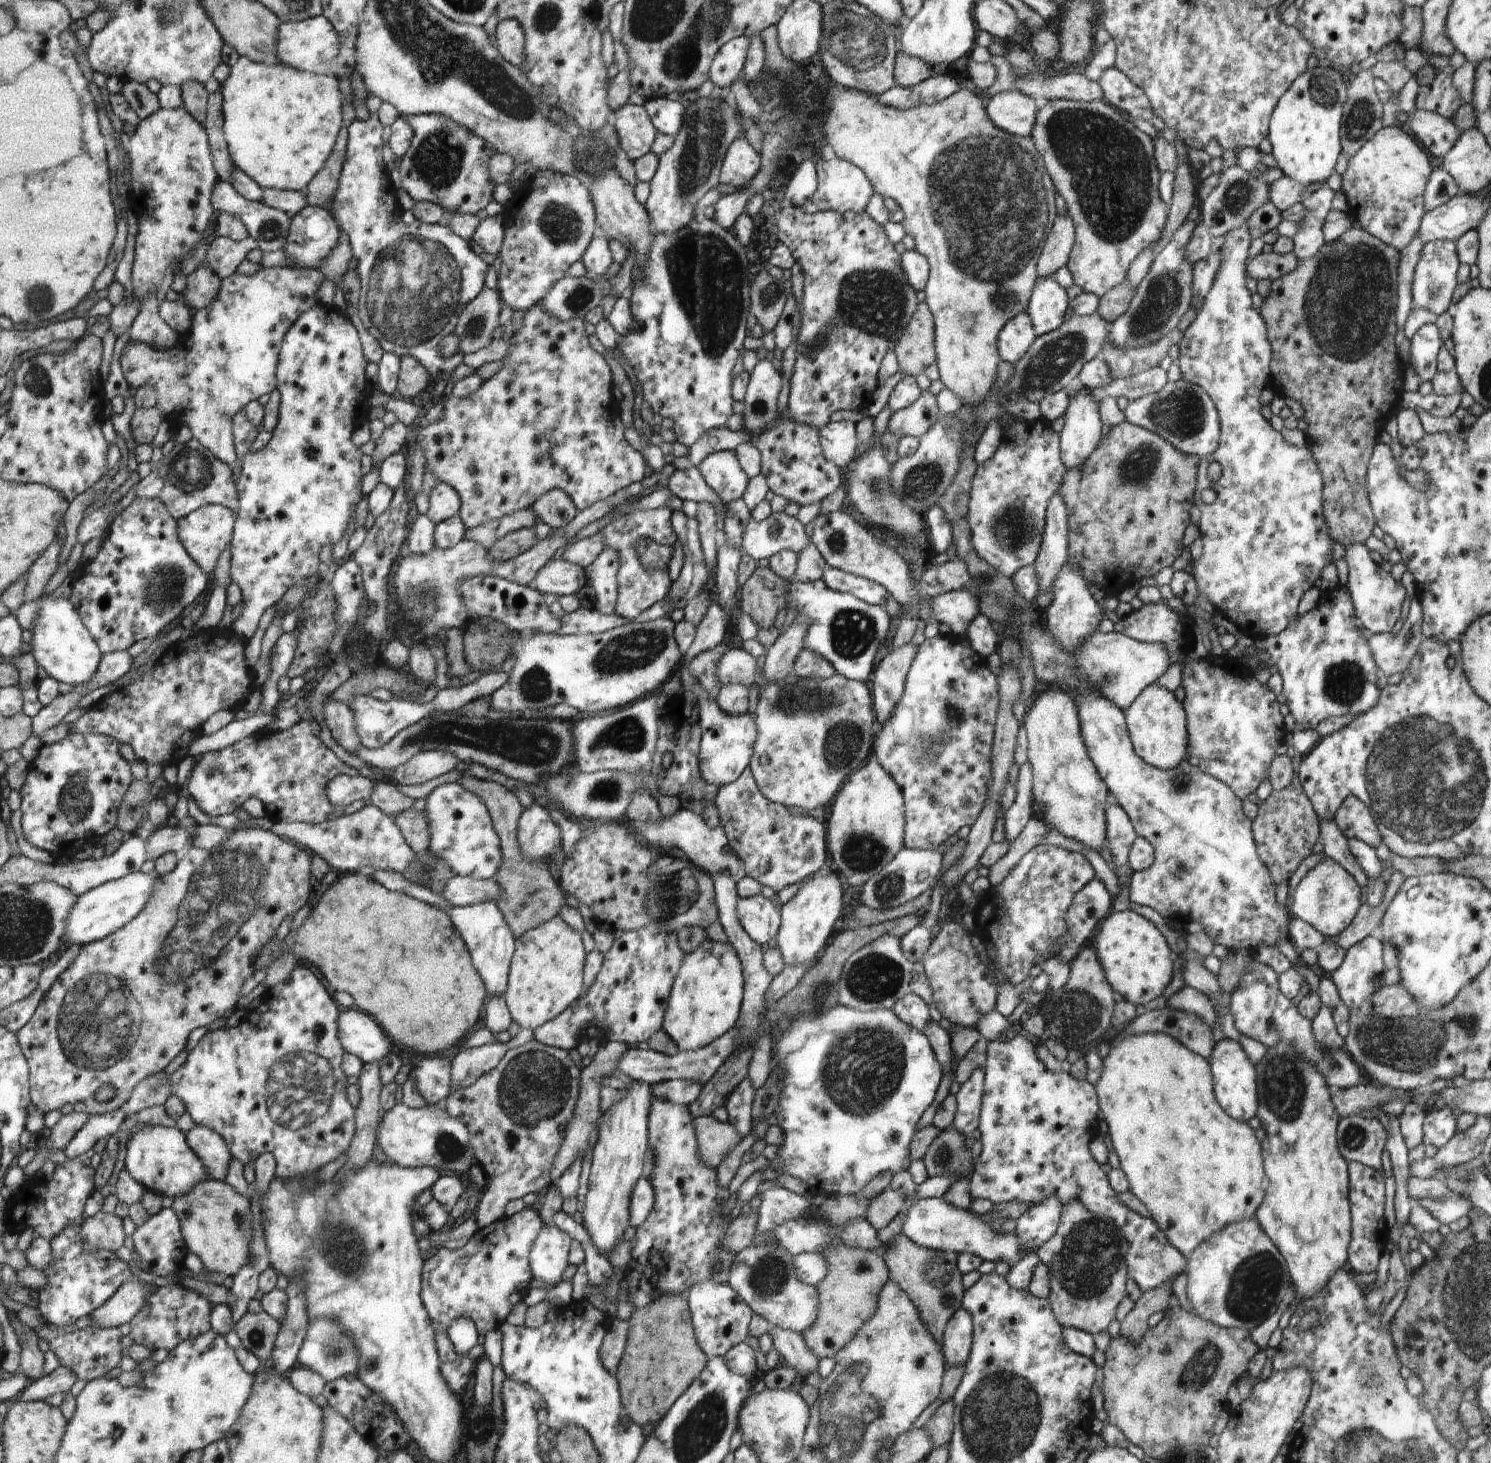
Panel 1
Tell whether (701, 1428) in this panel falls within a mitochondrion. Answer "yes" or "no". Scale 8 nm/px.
yes

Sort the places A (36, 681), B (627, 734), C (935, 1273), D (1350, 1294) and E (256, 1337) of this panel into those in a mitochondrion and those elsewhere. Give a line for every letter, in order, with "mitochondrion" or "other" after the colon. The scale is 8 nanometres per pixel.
A: other
B: mitochondrion
C: mitochondrion
D: other
E: mitochondrion

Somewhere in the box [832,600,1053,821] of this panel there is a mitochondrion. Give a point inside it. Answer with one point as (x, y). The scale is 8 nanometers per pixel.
(926, 750)

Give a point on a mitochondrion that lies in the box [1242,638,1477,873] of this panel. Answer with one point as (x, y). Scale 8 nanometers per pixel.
(1344, 683)

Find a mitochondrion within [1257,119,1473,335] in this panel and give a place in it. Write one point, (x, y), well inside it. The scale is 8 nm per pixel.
(1433, 290)

